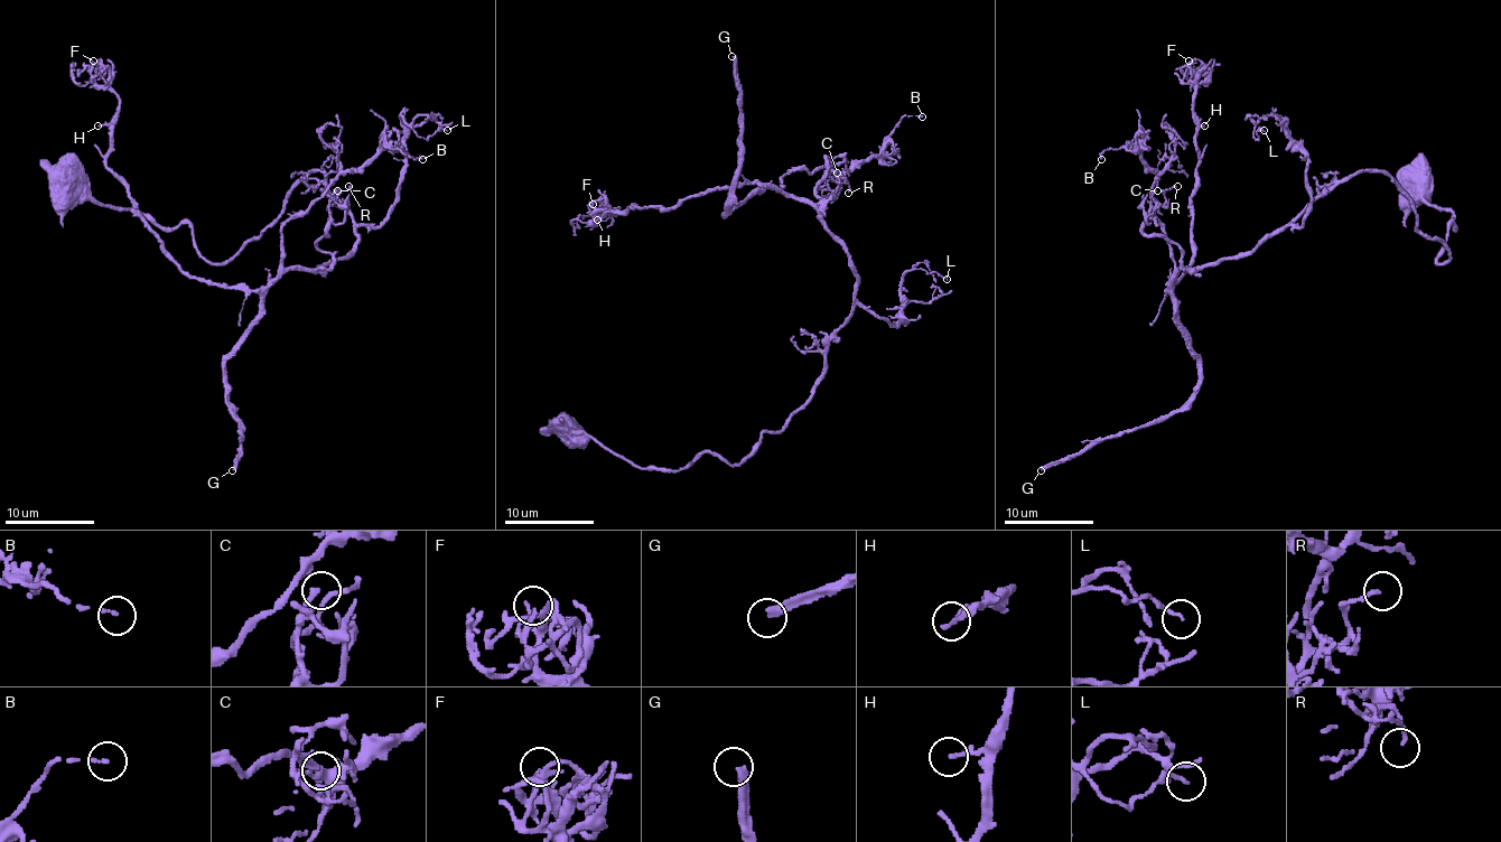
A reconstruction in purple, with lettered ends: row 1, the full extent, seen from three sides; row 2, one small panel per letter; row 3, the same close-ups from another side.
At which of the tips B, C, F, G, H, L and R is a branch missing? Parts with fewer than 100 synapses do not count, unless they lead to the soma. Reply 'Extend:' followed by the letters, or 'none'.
Extend: G

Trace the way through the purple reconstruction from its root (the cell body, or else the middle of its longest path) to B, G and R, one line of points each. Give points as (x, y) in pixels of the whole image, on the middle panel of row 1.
B: (568, 429), (658, 469), (705, 451), (736, 465), (779, 431), (857, 279), (781, 179), (855, 170), (922, 117)
G: (568, 429), (736, 465), (850, 315), (810, 204), (725, 215), (732, 56)
R: (568, 429), (658, 469), (705, 451), (736, 465), (779, 431), (855, 297), (817, 193), (826, 159), (848, 193)

